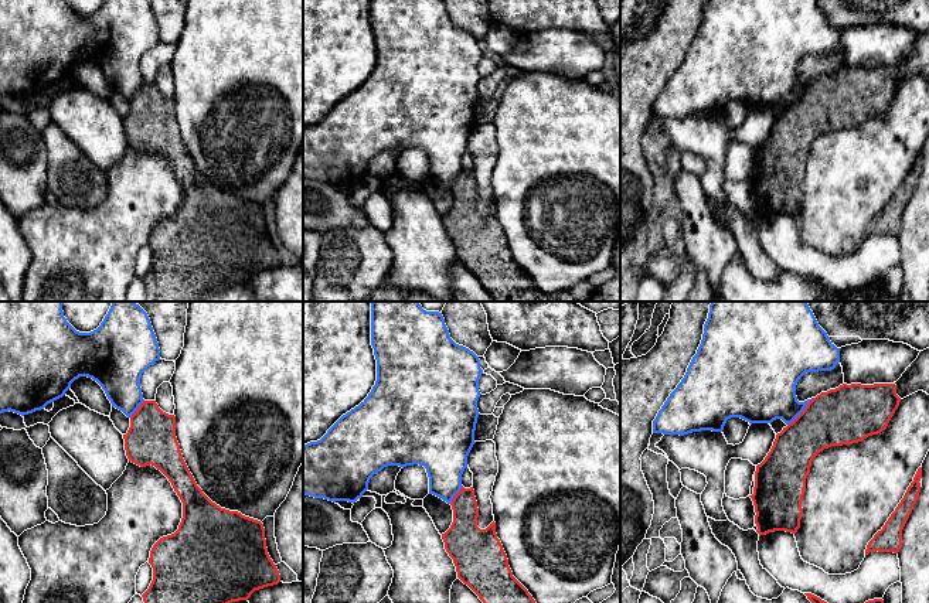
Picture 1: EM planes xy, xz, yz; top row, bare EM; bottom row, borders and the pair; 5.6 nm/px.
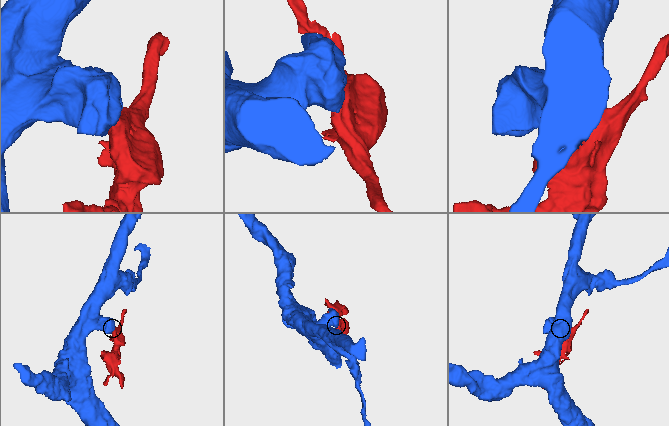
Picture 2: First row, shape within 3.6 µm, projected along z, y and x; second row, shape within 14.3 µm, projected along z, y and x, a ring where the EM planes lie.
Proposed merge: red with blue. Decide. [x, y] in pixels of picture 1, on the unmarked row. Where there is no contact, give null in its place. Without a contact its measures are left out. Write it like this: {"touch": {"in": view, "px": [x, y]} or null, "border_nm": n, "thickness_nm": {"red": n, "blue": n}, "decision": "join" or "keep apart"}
{"touch": {"in": "yz", "px": [802, 95]}, "border_nm": 220, "thickness_nm": {"red": 320, "blue": 360}, "decision": "keep apart"}

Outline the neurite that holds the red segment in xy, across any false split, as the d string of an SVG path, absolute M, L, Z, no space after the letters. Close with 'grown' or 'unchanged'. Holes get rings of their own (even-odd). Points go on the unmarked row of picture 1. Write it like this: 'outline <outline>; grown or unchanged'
outline M143 84L130 99L130 110L123 122L129 144L160 153L183 185L178 212L160 221L150 234L153 263L142 277L144 302L204 302L212 293L248 283L255 273L280 265L279 253L268 236L263 207L221 191L197 168L176 120L174 98L163 95L156 84Z; unchanged

